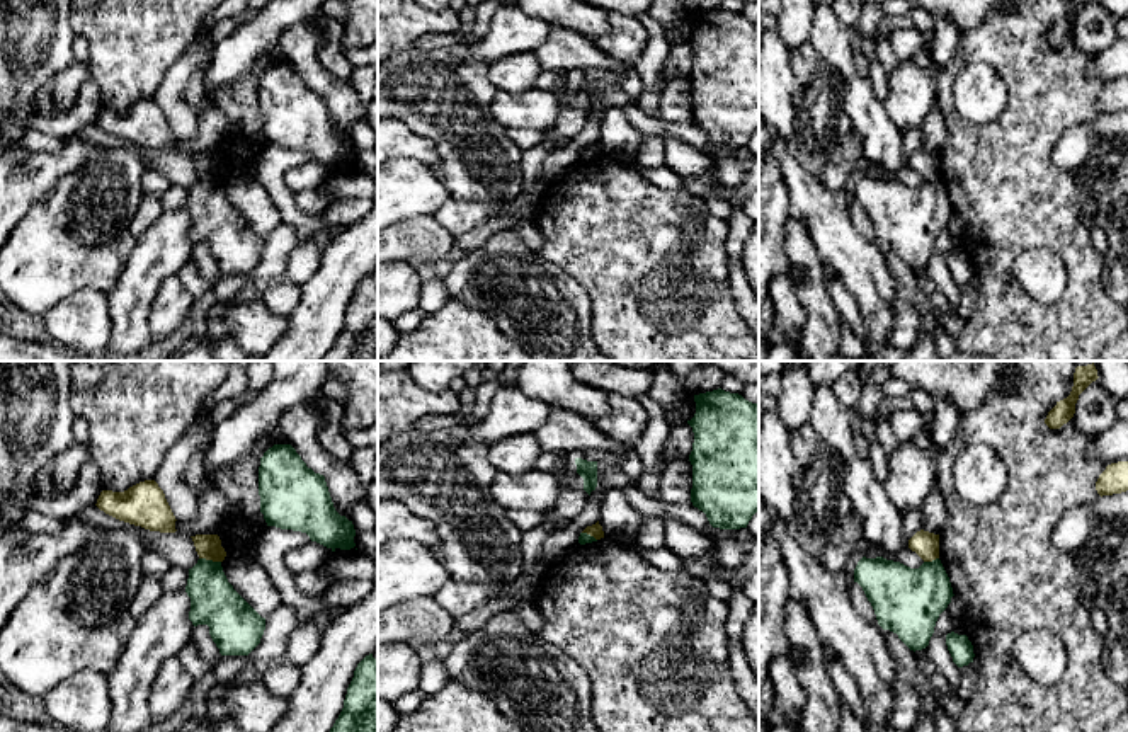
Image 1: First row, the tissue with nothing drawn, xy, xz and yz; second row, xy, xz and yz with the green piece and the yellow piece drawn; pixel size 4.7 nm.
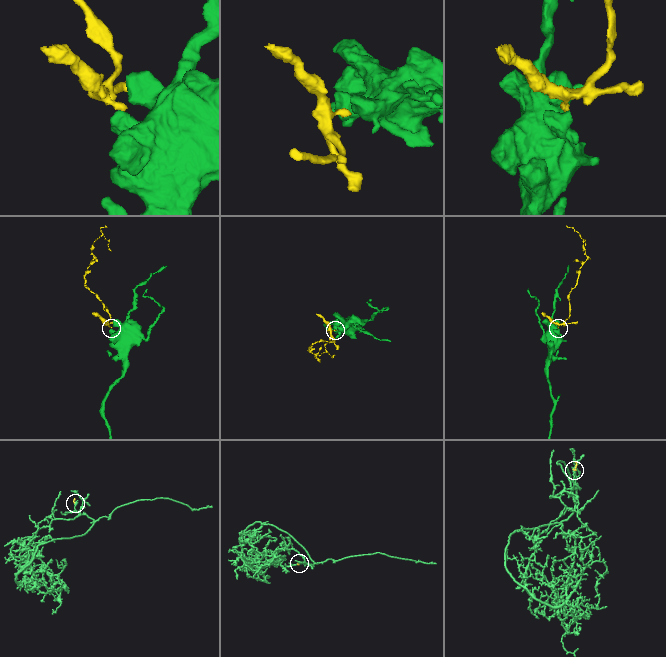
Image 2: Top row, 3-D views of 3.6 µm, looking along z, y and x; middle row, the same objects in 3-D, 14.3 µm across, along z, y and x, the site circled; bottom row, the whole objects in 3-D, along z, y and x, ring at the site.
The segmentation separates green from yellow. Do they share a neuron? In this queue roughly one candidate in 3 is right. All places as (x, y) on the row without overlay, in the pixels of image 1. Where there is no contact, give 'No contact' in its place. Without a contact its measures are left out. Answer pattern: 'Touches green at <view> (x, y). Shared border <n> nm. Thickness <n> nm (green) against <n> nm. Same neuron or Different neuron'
Touches green at xy (210, 179). Shared border 110 nm. Thickness 220 nm (green) against 120 nm. Different neuron

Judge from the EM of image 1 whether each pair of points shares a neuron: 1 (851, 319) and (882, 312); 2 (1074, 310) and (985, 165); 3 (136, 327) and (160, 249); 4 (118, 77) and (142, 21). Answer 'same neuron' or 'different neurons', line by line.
1: different neurons
2: same neuron
3: same neuron
4: same neuron

